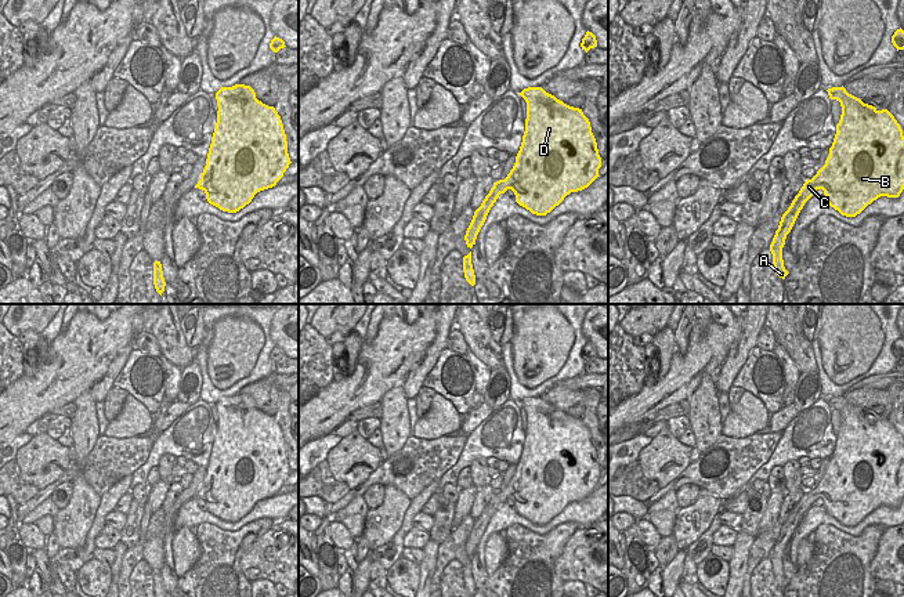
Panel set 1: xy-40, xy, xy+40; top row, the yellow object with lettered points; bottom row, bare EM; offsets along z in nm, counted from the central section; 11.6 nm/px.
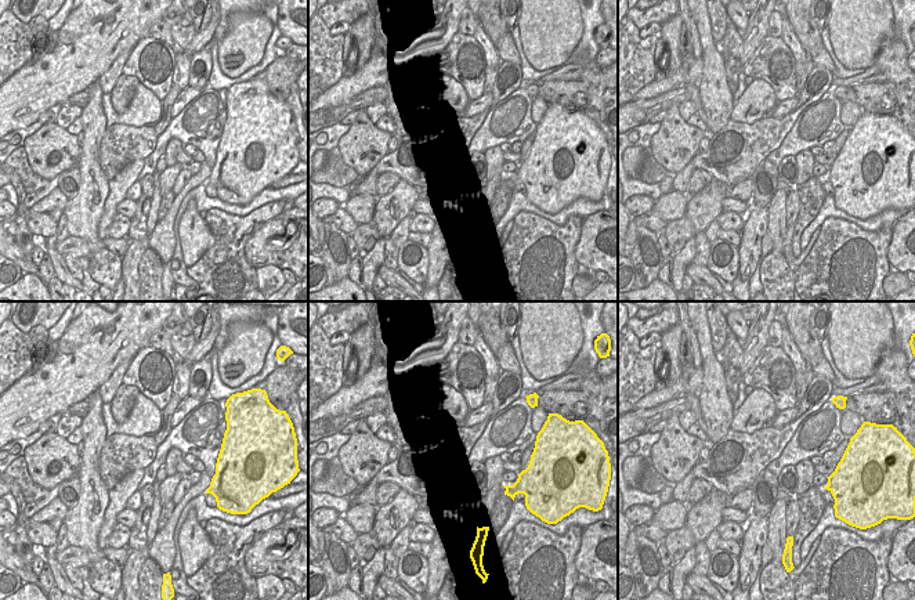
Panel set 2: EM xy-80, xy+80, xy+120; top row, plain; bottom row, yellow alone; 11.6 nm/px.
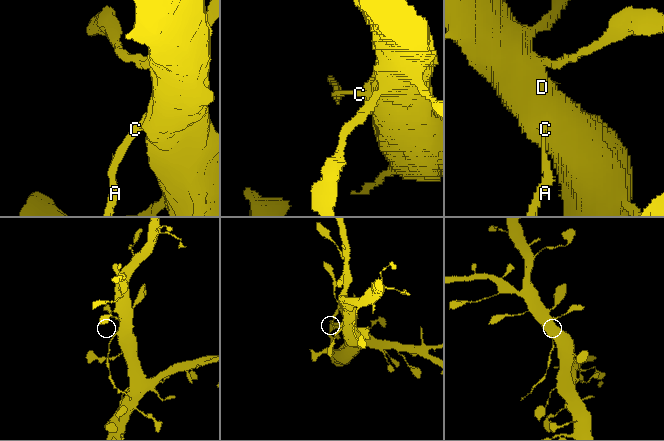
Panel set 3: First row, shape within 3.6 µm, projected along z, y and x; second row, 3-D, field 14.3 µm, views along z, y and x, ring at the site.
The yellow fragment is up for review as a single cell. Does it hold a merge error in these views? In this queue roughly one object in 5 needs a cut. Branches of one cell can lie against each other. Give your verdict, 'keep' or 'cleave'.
cleave

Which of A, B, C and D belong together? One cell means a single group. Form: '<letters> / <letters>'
A / B C D

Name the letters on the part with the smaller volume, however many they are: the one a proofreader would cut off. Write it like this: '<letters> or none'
A

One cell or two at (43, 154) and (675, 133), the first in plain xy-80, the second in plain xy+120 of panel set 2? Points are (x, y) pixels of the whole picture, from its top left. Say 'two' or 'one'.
one

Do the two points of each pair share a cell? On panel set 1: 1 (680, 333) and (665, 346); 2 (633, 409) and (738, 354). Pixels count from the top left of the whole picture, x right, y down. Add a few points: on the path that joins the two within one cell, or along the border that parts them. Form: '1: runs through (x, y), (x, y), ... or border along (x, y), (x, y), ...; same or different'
1: border along (673, 330), (676, 350); different
2: border along (740, 332), (715, 383); different

